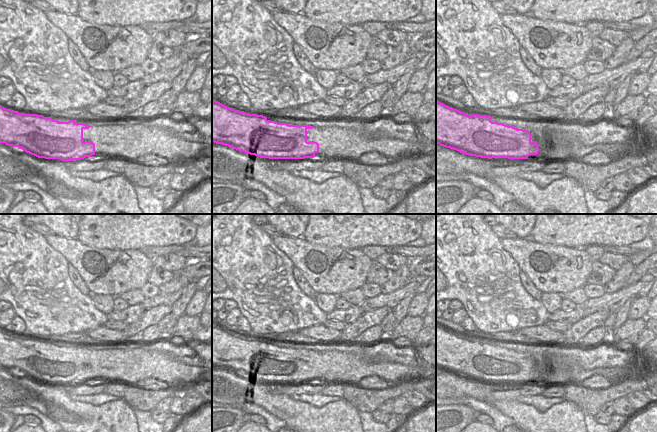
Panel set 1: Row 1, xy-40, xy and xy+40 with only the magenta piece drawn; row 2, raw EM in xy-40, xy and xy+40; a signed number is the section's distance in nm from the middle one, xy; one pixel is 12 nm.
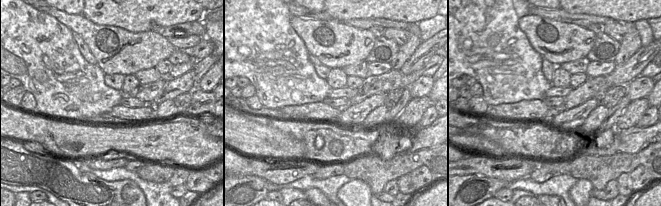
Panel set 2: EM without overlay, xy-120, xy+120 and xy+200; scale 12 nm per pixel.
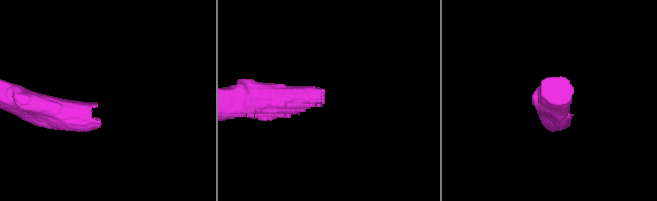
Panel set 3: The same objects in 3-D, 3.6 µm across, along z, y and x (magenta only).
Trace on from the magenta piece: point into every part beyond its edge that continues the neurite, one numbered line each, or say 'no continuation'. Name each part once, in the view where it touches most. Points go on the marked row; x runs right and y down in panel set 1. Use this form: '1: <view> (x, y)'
1: xy (338, 139)

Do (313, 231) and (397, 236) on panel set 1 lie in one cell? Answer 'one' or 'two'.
one

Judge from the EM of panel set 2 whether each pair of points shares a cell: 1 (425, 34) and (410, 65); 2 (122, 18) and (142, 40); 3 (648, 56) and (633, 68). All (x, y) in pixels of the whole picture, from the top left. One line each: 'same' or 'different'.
1: different
2: different
3: same

